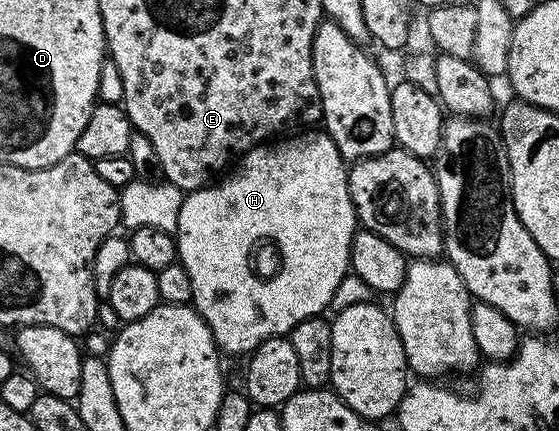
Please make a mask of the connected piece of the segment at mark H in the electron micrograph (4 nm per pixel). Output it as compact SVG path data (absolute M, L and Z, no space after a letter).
M297 132L292 136L285 136L280 140L256 146L254 150L248 150L236 163L237 171L230 178L222 177L201 190L188 191L182 200L178 226L175 231L177 256L181 266L187 268L187 276L191 276L192 305L207 324L207 328L211 328L211 336L217 341L217 349L222 355L242 354L242 356L248 356L252 354L255 347L263 344L263 340L288 335L289 331L295 328L295 324L299 324L305 318L324 315L330 309L330 302L335 296L335 290L339 288L339 284L345 276L350 273L351 244L354 236L357 235L359 223L357 209L354 208L349 195L347 163L341 157L339 148L333 143L329 134L324 132L301 133L305 132Z

